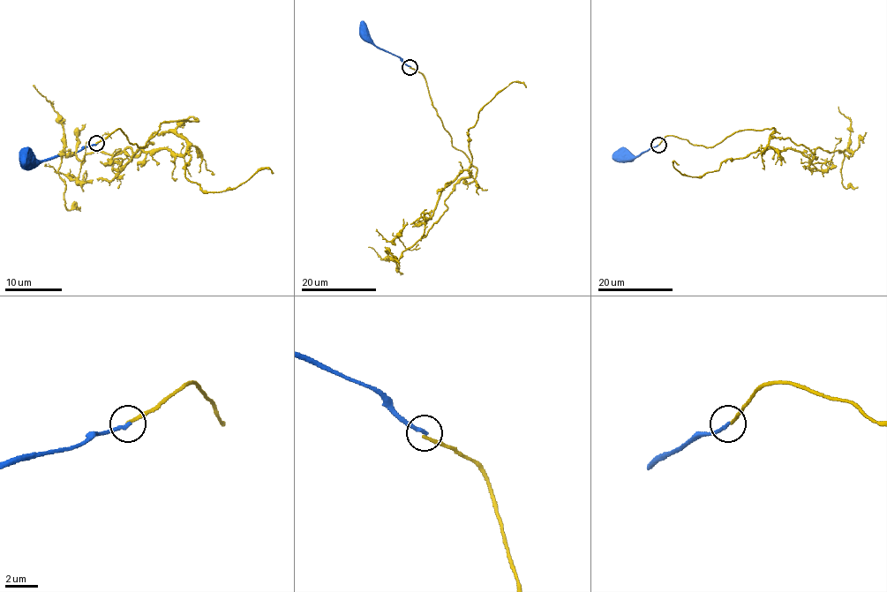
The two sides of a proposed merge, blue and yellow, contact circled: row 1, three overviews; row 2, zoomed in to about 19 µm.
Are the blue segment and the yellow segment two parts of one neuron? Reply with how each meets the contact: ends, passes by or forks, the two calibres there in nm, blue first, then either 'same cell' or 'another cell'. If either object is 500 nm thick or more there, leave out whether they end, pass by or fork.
blue ends; yellow ends; calibres 240 and 180 nm; another cell

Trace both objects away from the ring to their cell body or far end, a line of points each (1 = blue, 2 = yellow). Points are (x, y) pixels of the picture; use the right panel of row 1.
1: (658, 145), (641, 154), (624, 156)
2: (658, 145), (671, 135), (710, 147), (774, 129), (812, 152), (852, 153), (842, 183), (857, 187)

